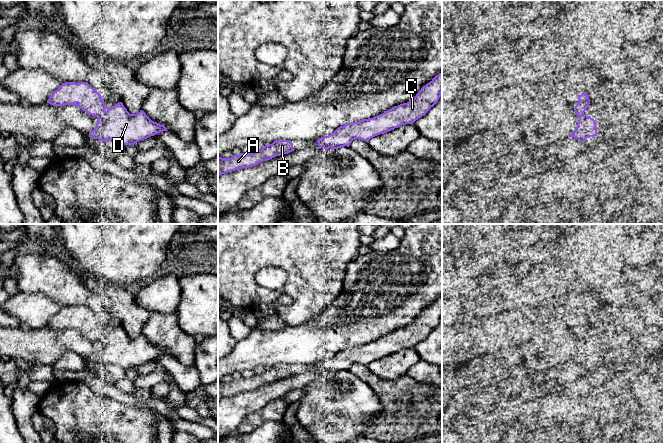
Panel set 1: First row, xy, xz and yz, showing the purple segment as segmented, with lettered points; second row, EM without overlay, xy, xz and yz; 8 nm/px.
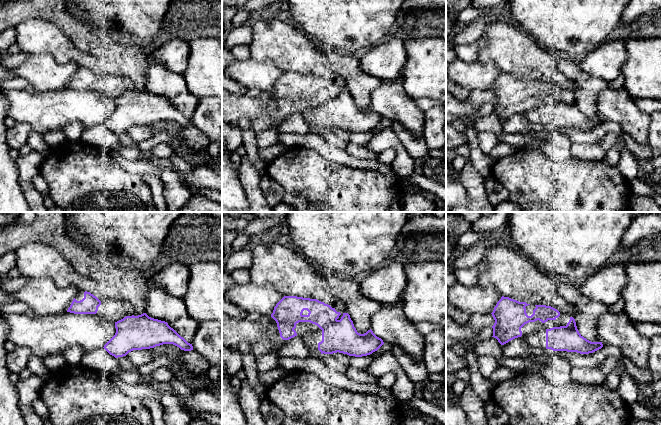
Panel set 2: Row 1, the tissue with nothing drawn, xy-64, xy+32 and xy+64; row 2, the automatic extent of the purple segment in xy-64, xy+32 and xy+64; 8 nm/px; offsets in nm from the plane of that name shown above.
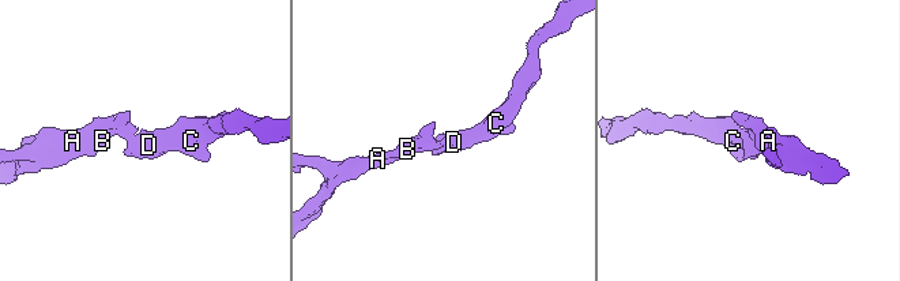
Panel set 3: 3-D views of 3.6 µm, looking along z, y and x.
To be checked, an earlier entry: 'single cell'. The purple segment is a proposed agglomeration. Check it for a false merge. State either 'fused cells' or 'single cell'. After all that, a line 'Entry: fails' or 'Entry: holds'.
fused cells
Entry: fails

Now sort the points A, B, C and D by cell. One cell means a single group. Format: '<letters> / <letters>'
A B / C D

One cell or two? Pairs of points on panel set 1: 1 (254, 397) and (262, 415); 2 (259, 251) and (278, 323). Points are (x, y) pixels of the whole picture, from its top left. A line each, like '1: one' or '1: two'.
1: two
2: two

